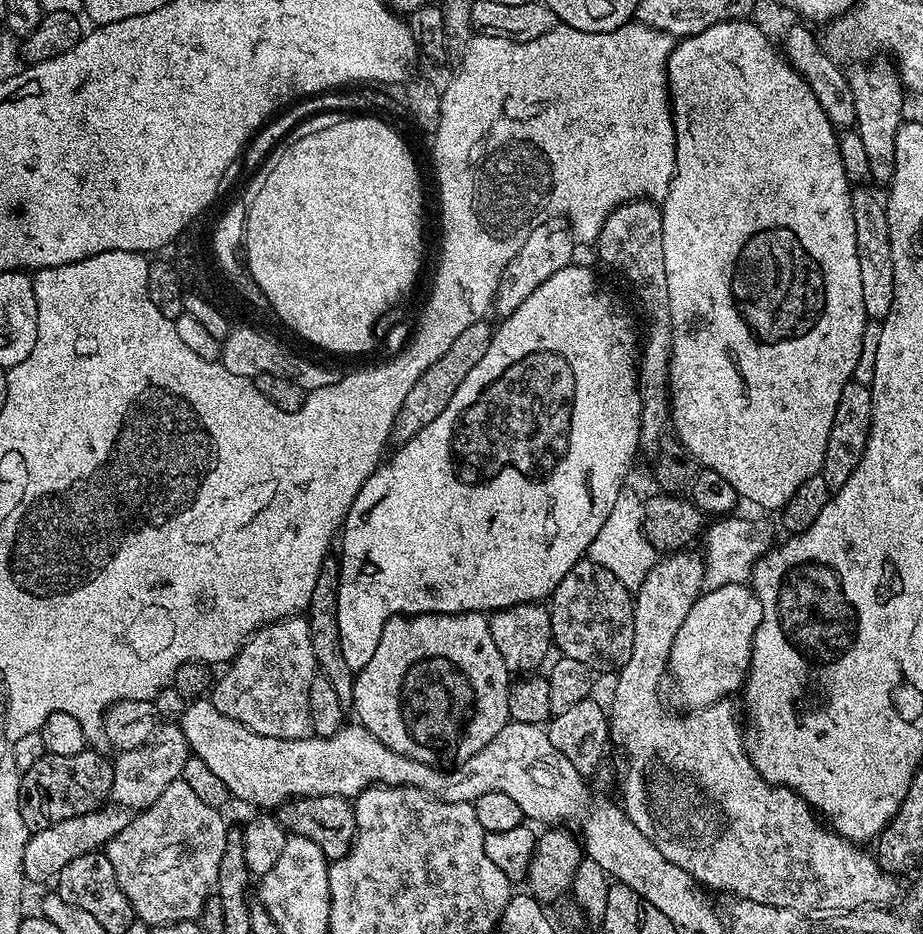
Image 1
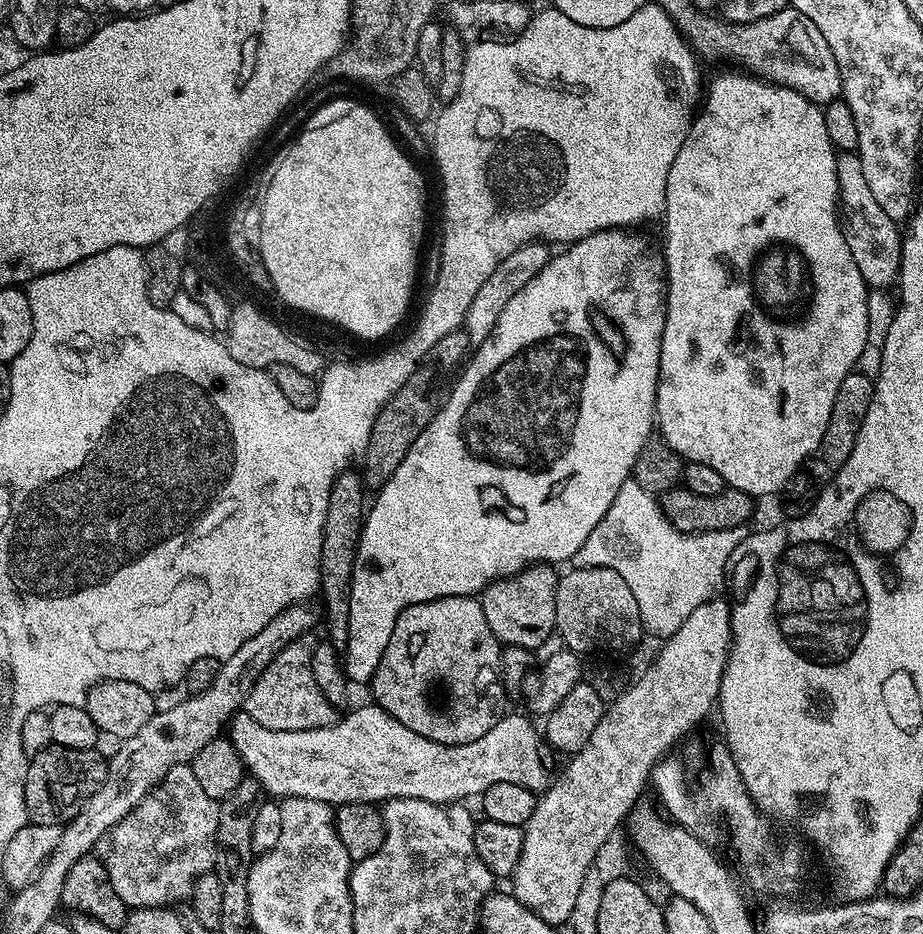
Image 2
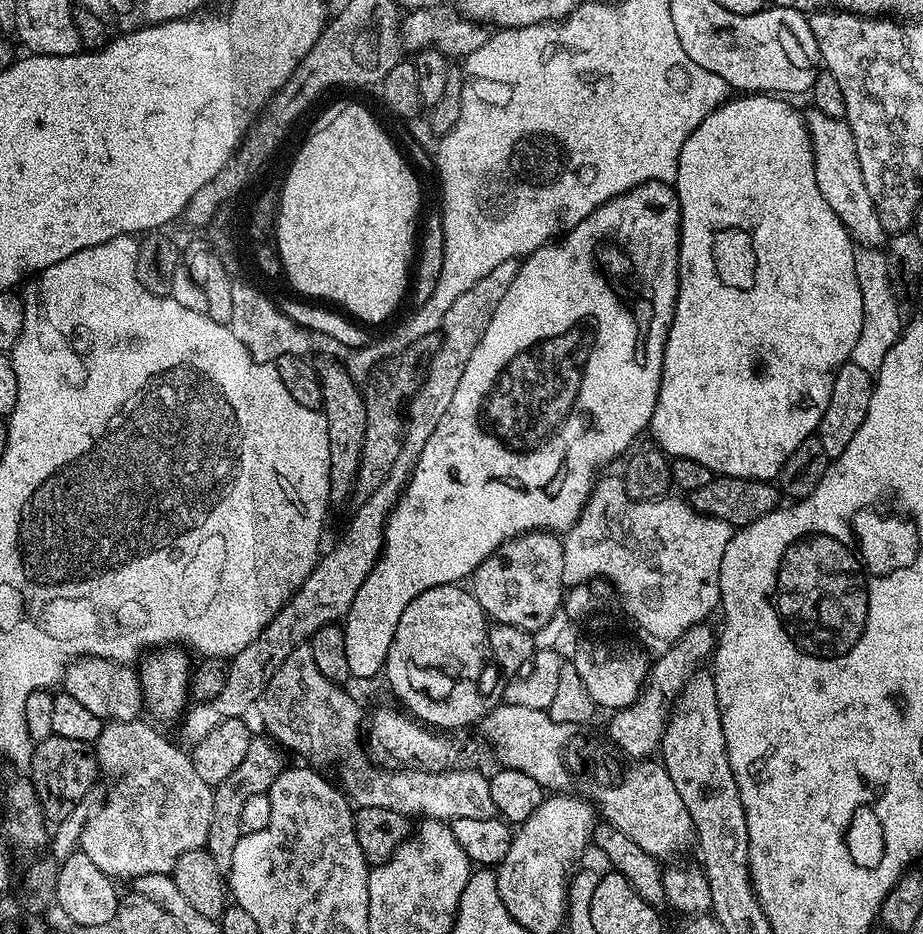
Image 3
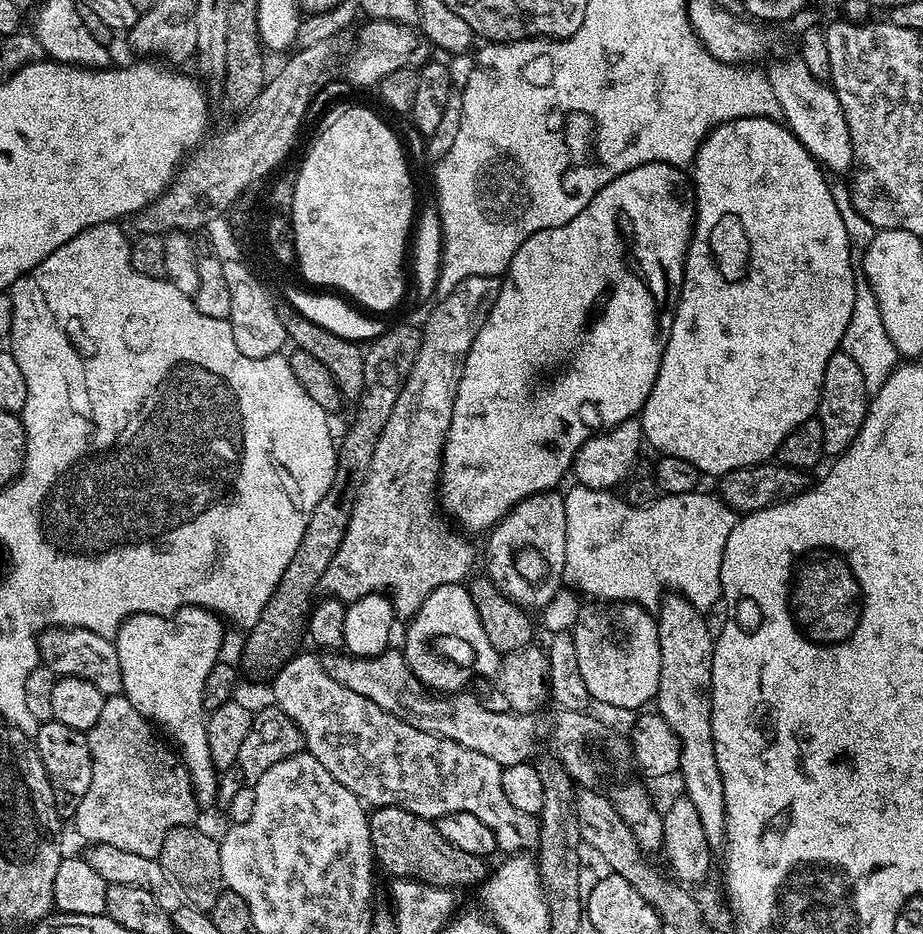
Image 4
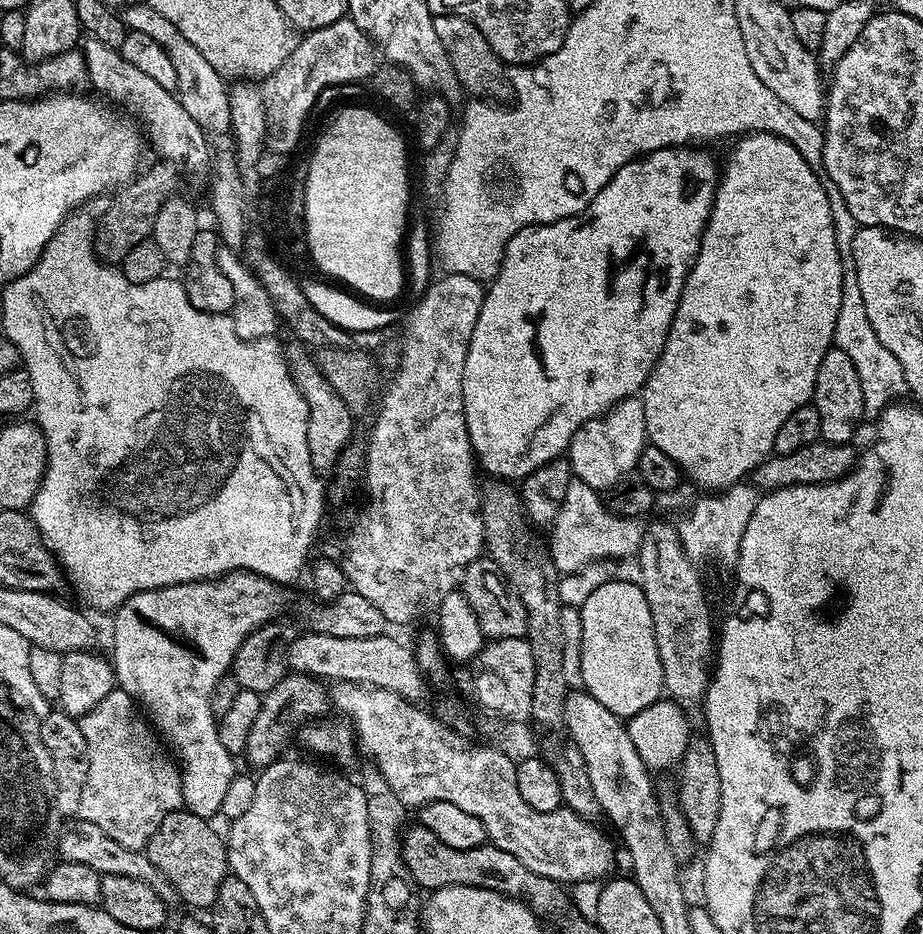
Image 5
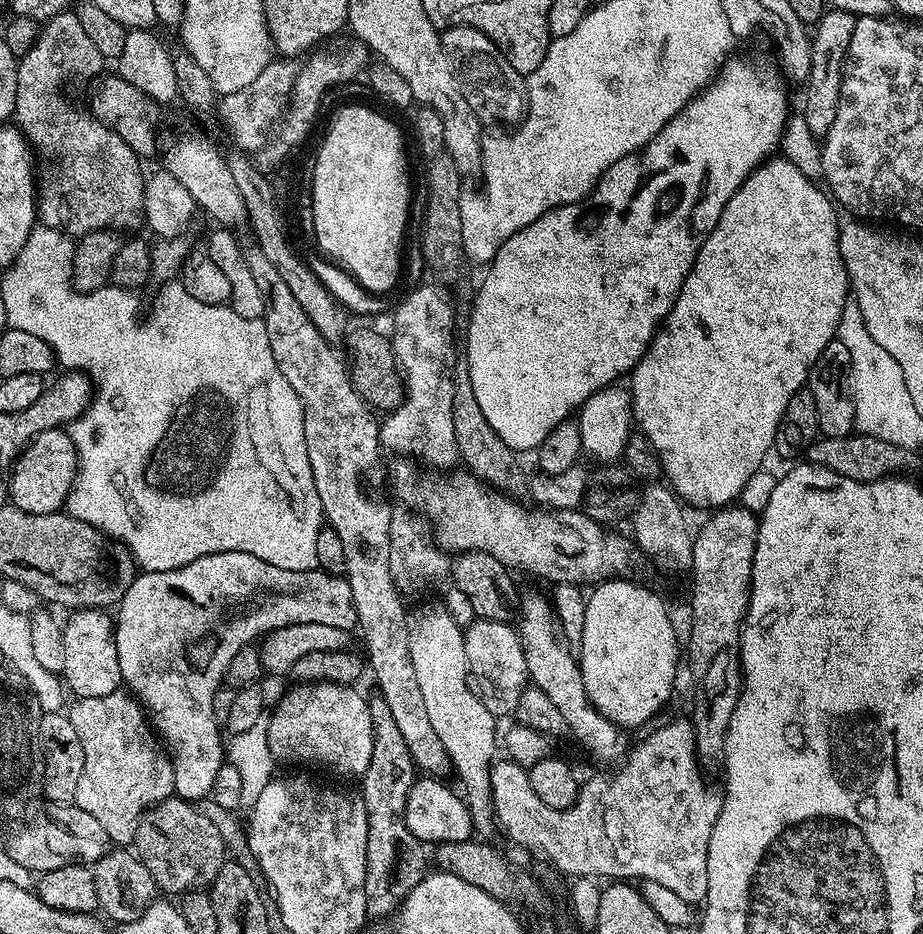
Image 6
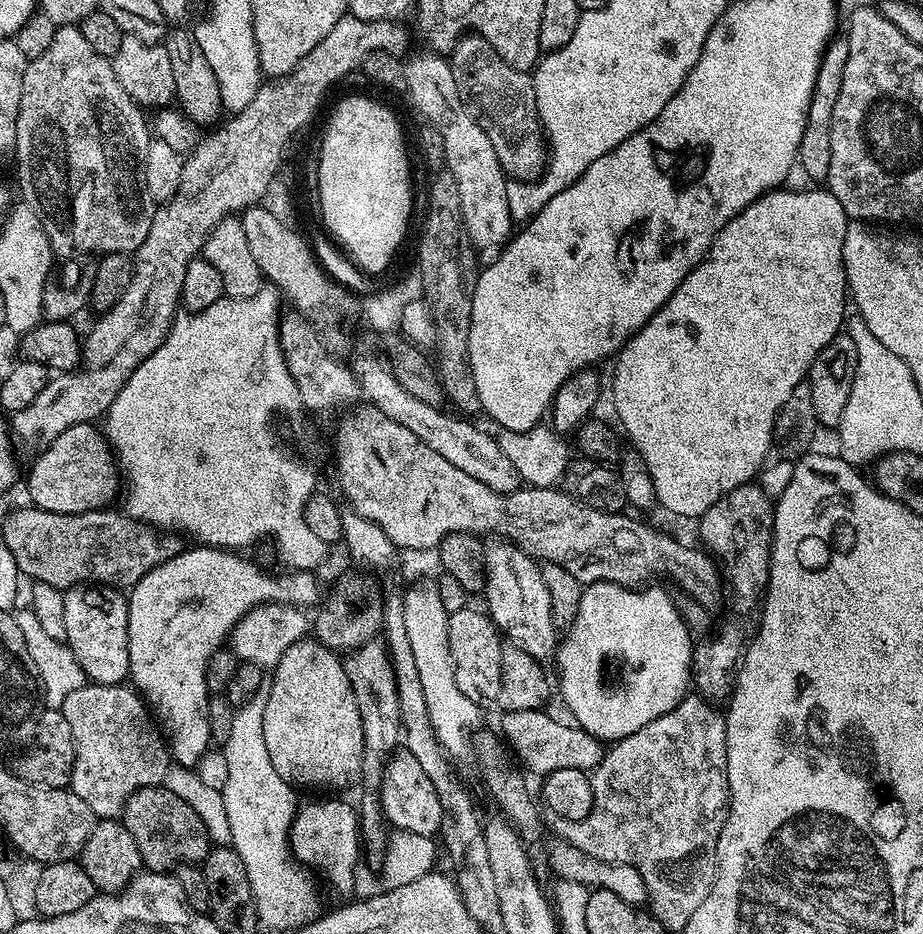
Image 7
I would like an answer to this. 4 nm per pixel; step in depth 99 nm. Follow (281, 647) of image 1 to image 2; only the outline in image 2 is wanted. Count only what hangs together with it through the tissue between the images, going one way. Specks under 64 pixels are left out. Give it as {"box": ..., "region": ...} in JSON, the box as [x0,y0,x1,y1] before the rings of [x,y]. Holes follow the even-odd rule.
{"box":[242,639,337,730],"region":[[[298,639],[286,645],[252,684],[242,708],[254,718],[254,722],[262,722],[262,726],[270,730],[306,730],[321,728],[337,719],[337,709],[326,702],[310,670],[313,645],[304,643],[308,642]]]}

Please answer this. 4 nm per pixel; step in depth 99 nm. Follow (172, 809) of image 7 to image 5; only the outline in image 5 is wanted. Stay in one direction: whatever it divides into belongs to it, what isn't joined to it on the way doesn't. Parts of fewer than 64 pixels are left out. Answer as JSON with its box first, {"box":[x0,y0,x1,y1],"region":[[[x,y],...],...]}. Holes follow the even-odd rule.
{"box":[147,810,229,909],"region":[[[187,810],[171,812],[162,818],[158,830],[147,846],[148,857],[172,884],[177,897],[189,904],[189,909],[211,909],[218,898],[218,890],[224,877],[229,875],[228,846],[223,835],[212,829],[209,821],[198,818],[198,814]]]}

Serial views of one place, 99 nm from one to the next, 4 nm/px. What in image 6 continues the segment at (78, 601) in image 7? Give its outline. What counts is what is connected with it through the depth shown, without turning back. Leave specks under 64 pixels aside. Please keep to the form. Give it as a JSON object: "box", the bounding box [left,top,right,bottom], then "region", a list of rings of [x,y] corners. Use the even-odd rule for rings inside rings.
{"box":[62,608,121,698],"region":[[[78,608],[71,613],[67,621],[63,621],[64,629],[64,668],[62,680],[69,693],[73,697],[86,698],[101,697],[102,694],[110,694],[121,687],[120,667],[118,666],[118,646],[116,645],[116,629],[114,620],[107,611],[99,608]]]}

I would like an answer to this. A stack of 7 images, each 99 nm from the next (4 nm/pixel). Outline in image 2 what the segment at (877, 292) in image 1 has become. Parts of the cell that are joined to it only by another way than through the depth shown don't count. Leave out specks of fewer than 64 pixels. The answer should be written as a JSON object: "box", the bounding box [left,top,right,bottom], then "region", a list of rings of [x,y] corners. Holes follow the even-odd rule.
{"box":[836,152,902,290],"region":[[[841,152],[836,157],[836,169],[838,170],[838,190],[840,191],[838,197],[838,211],[840,214],[840,226],[844,230],[844,237],[846,238],[846,246],[850,246],[850,254],[854,254],[854,263],[858,265],[858,274],[862,274],[865,284],[872,290],[888,290],[897,283],[900,274],[900,241],[902,239],[901,229],[898,227],[897,221],[890,218],[890,214],[886,214],[886,210],[882,210],[882,206],[878,206],[878,201],[874,199],[874,194],[870,190],[870,186],[866,183],[866,174],[862,174],[862,162],[859,155],[853,152]]]}

